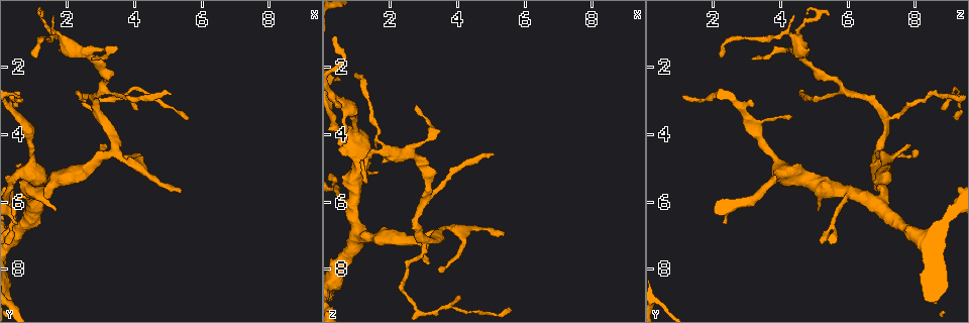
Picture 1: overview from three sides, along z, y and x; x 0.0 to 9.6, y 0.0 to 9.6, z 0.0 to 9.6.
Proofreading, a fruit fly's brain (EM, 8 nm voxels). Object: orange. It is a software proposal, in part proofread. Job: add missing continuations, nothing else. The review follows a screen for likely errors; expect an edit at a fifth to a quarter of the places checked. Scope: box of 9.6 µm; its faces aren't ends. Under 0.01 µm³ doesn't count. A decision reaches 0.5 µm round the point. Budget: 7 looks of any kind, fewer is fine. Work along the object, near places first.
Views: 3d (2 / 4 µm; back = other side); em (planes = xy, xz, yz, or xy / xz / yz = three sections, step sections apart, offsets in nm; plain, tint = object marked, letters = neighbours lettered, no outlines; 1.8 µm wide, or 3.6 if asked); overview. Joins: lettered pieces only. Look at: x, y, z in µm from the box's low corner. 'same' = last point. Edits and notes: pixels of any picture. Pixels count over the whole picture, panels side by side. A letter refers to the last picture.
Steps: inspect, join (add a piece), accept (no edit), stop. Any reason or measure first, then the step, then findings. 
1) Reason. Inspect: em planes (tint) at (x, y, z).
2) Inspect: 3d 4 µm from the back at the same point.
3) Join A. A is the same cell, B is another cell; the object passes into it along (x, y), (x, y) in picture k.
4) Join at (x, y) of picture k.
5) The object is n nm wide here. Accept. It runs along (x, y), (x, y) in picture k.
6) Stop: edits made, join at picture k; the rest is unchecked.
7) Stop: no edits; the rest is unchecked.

Branch stops here. Inspect: 3d 4 µm at (1.10, 1.75, 2.20).

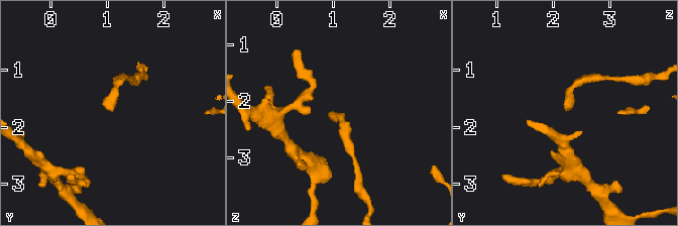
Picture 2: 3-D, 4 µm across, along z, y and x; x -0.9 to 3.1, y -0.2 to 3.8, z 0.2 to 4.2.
Inspect: em 3.6 µm xy step 16 (letters) at (1.10, 1.75, 2.25).

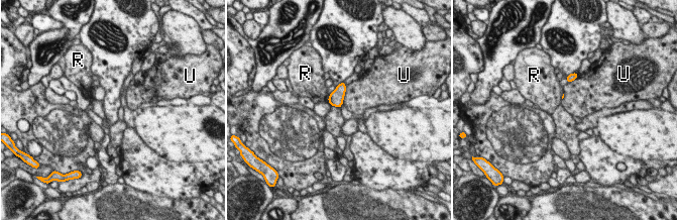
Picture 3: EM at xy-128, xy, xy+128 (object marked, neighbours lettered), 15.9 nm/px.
Accept. R and U are other cells; none of them fits.

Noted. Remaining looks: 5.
Branch stops here. Inspect: em planes (letters) at (3.25, 4.40, 7.90).

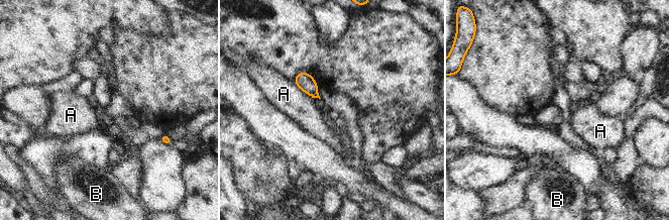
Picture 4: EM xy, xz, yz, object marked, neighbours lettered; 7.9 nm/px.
Accept. A and B are other cells; a border runs along (293, 81), (313, 98) in picture 4; none of them fits.

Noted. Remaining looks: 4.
Stops while still wide. Inspect: 3d 2 µm from the back at (1.65, 6.25, 5.10).

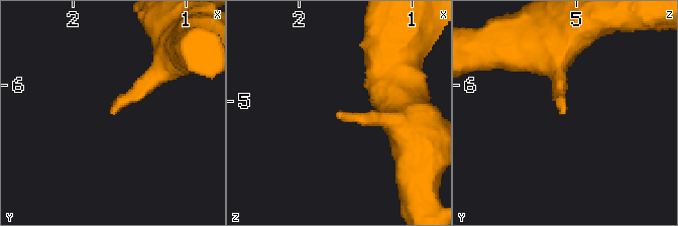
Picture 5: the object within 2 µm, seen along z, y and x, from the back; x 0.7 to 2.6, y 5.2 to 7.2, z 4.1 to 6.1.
Inspect: em xy step 16 (tint) at (1.66, 6.26, 5.10).

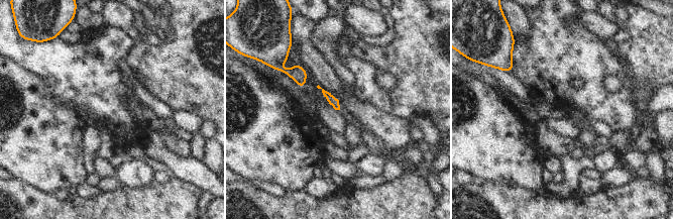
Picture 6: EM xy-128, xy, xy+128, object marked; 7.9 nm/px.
Inspect: em planes (letters) at the same point.

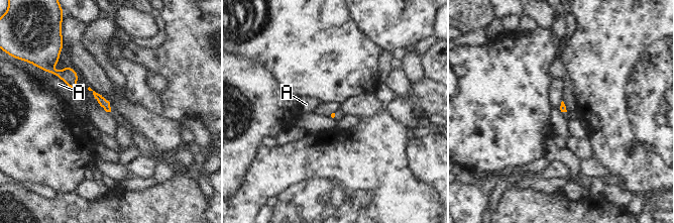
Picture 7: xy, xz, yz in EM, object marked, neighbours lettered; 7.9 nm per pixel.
The longest contact is with A, 190 nm. Accept. A is another cell; a border runs along (50, 73), (59, 77), (69, 87) in picture 7; no lettered piece goes on from it.

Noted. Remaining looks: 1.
Stop: no edits; the rest is unchecked.

